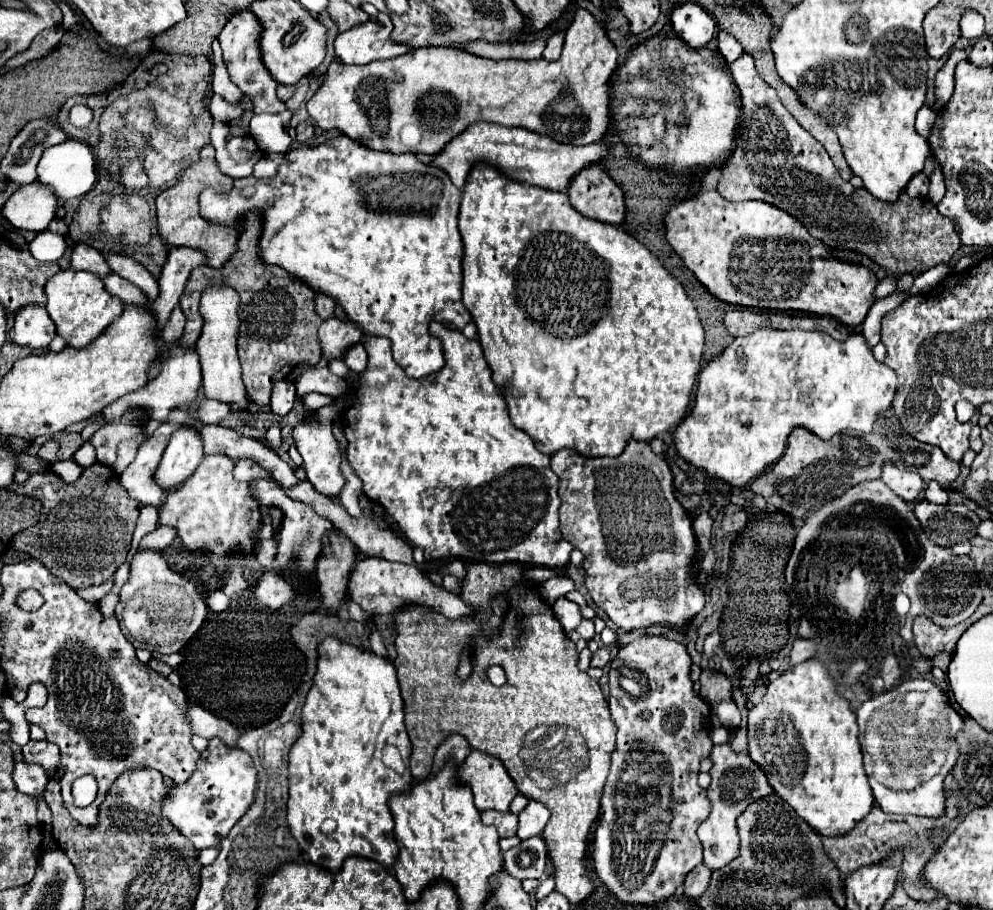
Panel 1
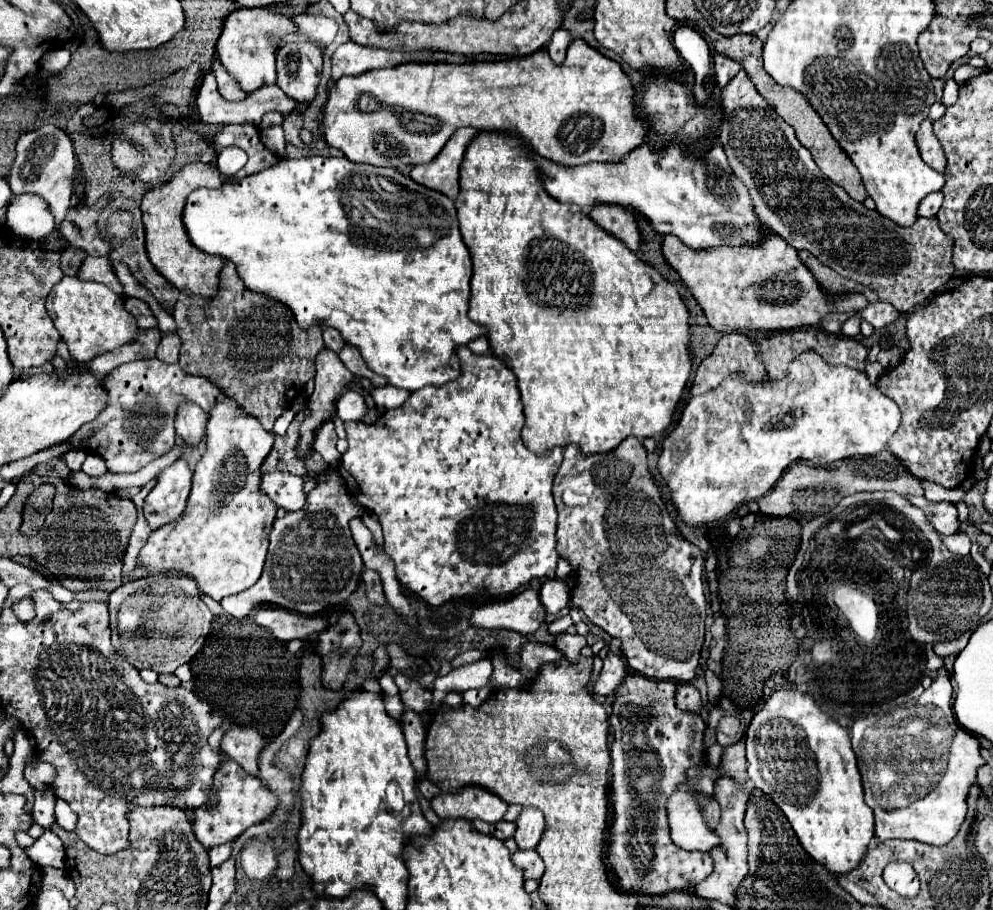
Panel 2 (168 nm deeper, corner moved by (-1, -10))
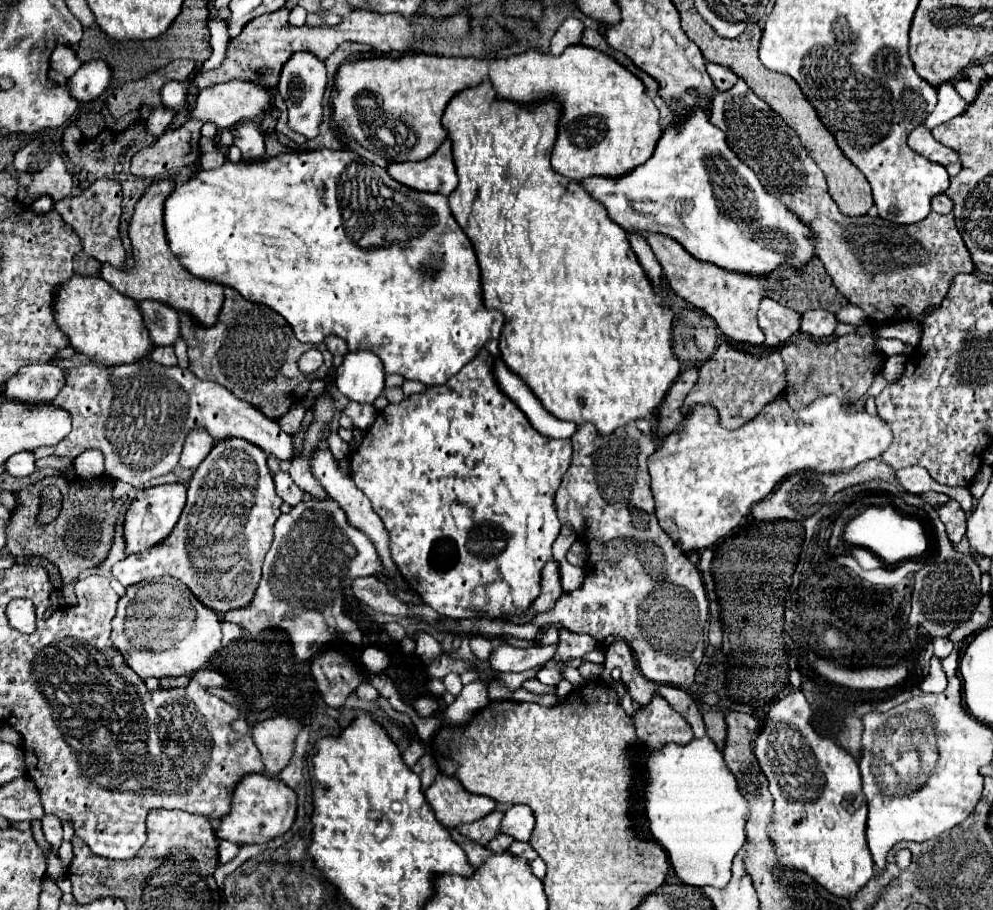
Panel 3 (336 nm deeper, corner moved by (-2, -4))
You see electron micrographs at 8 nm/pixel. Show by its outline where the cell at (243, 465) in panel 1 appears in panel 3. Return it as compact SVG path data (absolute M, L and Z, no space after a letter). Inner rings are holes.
M277 471L275 475L273 475L273 479L275 479L275 487L277 487L277 495L285 501L285 503L289 503L289 505L297 505L301 499L303 499L303 493L301 493L301 489L291 481L291 477L289 477L289 473L283 473L283 471Z

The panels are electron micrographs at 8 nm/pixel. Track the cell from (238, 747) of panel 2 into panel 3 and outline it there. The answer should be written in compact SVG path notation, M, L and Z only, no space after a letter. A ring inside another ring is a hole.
M277 715L251 729L251 737L259 747L261 759L265 763L265 773L277 775L289 763L295 747L295 737L303 725L305 723L295 717Z

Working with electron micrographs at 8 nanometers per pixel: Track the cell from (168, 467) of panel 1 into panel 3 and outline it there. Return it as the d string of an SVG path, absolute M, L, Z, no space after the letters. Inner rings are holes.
M181 483L171 485L159 485L151 489L141 489L135 499L131 501L125 519L123 519L123 535L125 535L125 553L127 555L139 555L159 543L163 543L169 533L173 531L183 507L185 507L185 495L187 489Z

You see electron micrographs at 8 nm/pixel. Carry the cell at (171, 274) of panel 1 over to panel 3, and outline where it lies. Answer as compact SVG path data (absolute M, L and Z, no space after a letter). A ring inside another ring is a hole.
M53 363L25 365L7 381L5 399L25 403L29 407L39 405L43 401L51 401L61 391L61 385L65 385L61 367Z

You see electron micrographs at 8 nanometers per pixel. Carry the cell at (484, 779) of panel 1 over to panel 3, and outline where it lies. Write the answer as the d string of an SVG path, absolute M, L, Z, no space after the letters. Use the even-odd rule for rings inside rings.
M437 775L435 783L425 791L437 819L443 827L453 829L461 823L471 823L495 809L495 801L485 795L473 795L461 787L461 781L447 775Z

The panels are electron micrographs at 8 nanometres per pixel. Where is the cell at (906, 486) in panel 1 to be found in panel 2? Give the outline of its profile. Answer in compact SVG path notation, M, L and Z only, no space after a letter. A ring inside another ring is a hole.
M908 495L906 499L908 499L912 505L920 507L922 511L926 511L928 523L930 523L936 531L940 531L940 533L956 531L956 527L960 525L956 507L954 507L952 503L944 503L944 501L928 501L926 497L914 497L914 495Z

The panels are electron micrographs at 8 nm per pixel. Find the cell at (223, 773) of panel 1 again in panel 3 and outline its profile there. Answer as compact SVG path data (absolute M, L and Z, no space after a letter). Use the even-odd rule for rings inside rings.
M249 775L237 789L233 791L233 805L229 815L221 819L221 827L217 829L219 839L229 839L233 843L267 843L269 839L281 837L287 833L297 817L297 793L287 787L283 781L267 775Z

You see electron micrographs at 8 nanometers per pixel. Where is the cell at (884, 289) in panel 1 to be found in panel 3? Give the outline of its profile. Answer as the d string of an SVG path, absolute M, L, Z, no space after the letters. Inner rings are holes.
M815 309L815 311L805 311L801 315L799 331L807 333L811 337L817 337L817 339L827 339L833 335L835 327L837 327L837 321L835 321L833 313L825 311L825 309Z

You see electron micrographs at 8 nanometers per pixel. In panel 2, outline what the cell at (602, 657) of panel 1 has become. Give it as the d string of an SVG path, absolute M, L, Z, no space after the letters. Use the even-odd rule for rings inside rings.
M608 653L604 659L604 667L598 675L598 679L592 685L592 691L598 695L612 695L616 691L616 687L620 685L620 679L626 675L626 661L616 655L616 653Z

